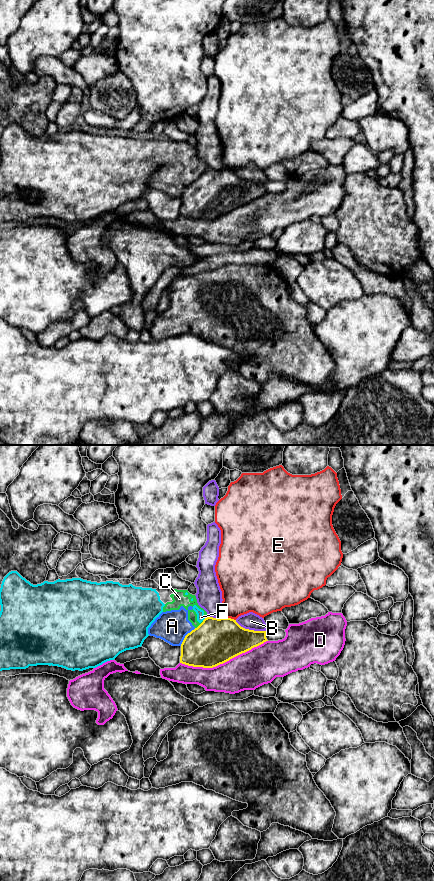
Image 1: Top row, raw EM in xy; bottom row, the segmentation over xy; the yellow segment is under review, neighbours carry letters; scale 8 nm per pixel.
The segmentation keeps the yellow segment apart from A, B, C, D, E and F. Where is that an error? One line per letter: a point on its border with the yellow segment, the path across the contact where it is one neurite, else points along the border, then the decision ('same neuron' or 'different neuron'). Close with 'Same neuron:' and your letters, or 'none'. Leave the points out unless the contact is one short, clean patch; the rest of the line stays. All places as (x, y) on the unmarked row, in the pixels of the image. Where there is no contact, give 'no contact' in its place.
A: xy (185, 188) | along xy (195, 180), (185, 188), (180, 197) | different neuron
B: xy (250, 182) | different neuron
C: xy (200, 176) | along xy (203, 173), (195, 180) | different neuron
D: xy (223, 214) | different neuron
E: xy (229, 170) | different neuron
F: xy (204, 171) | different neuron
Same neuron: none

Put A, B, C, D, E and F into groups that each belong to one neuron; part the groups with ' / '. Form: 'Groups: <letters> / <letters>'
Groups: A C F / B / D / E

